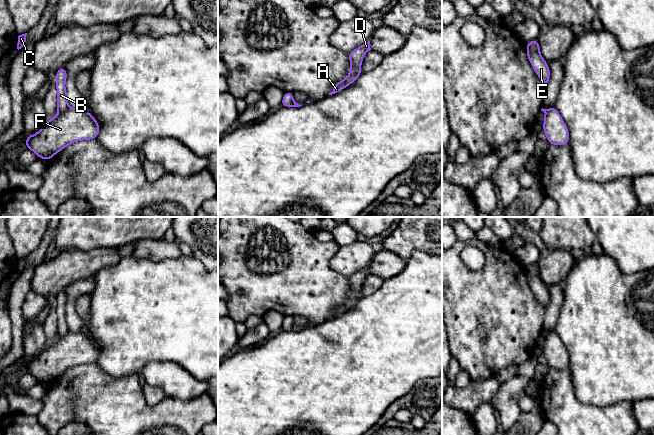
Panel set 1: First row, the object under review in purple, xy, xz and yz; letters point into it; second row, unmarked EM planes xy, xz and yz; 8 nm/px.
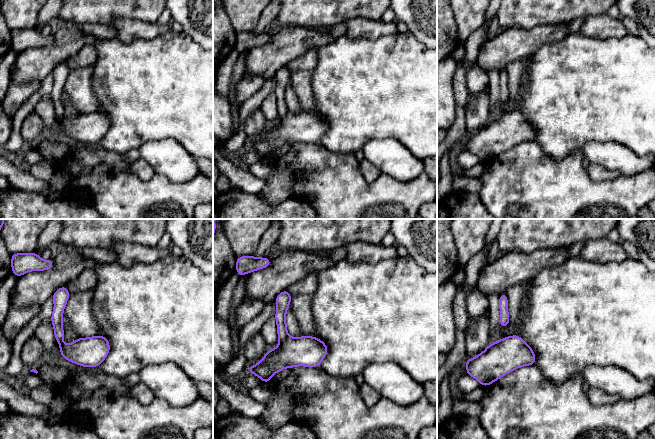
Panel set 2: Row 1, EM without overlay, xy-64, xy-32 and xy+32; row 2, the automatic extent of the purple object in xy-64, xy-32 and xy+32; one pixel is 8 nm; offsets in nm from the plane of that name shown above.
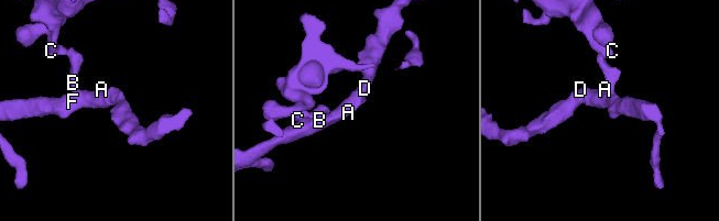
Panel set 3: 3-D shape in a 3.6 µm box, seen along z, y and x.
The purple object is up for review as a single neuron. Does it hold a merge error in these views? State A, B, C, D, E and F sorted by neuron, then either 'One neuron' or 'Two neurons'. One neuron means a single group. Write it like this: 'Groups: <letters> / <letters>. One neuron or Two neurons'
Groups: A D F / B C E. Two neurons

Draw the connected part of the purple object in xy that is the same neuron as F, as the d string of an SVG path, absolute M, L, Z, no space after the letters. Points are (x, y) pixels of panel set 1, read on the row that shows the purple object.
M69 107L65 112L49 118L34 135L27 135L25 146L39 159L49 160L71 143L96 139L100 125L85 109Z

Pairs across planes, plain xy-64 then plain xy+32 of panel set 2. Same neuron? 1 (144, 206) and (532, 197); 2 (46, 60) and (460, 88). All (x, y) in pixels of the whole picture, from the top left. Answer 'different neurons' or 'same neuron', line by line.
1: same neuron
2: different neurons

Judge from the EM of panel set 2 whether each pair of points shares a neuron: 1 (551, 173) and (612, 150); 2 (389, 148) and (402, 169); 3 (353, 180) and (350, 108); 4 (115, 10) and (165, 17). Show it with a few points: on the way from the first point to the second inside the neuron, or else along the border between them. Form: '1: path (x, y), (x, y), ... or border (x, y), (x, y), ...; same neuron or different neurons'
1: border (580, 150), (585, 158); different neurons
2: path (389, 153), (399, 164); same neuron
3: border (329, 150), (335, 153), (353, 153); different neurons
4: border (164, 10), (156, 22); different neurons

